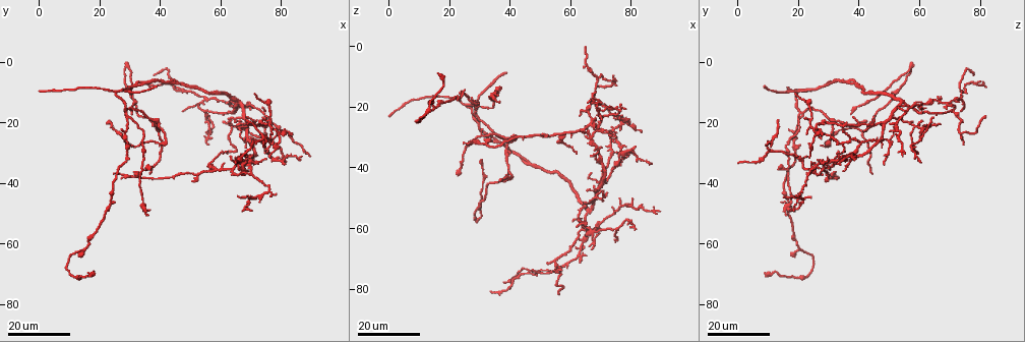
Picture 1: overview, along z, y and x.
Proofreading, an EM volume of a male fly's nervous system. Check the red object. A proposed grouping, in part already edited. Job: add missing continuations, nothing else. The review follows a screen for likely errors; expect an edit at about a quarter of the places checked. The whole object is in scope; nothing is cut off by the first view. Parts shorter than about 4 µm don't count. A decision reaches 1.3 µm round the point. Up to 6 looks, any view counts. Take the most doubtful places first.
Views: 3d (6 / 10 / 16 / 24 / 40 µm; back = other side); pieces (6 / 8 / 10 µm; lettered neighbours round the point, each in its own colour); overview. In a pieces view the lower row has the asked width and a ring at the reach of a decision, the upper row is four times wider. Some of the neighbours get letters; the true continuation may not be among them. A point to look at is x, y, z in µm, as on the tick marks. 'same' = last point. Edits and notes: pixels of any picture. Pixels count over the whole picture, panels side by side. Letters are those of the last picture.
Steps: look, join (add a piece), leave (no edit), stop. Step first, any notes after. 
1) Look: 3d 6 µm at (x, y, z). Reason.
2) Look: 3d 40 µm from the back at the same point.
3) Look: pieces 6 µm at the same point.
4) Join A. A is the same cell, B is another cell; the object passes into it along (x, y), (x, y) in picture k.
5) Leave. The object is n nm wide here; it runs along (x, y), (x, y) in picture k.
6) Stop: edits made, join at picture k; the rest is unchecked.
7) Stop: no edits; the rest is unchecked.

Look: 3d 16 µm at (25, 37, 32). Free end.

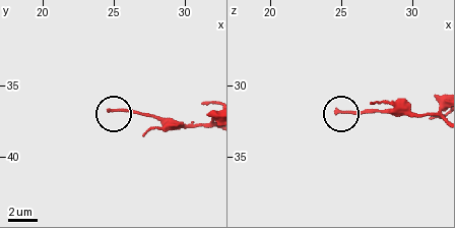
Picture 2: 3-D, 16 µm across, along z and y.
Look: pieces 6 µm at (24.6, 36.8, 31.8).

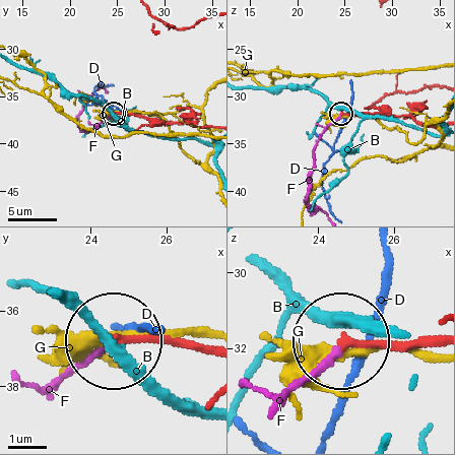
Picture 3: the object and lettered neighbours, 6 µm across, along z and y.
Join F. F is the same cell, B, D and G are other cells; the object passes into it along (437, 343), (349, 346), (275, 411) in picture 3; the cell continues.

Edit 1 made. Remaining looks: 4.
Look: overview.

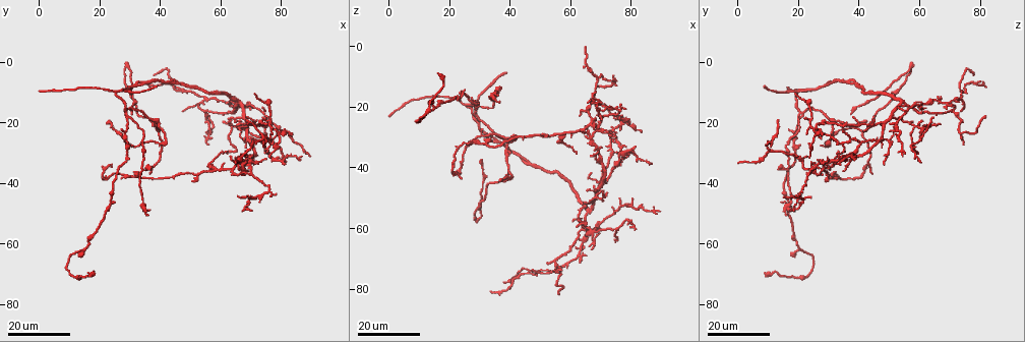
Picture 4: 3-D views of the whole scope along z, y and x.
Look: 3d 16 µm at (1, 10, 22). An open end.

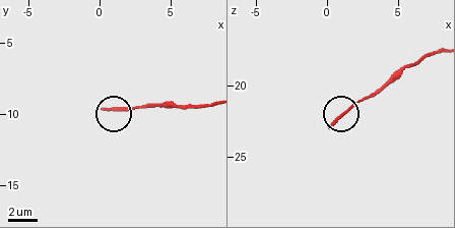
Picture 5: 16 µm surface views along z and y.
Look: pieces 6 µm at (0.4, 9.6, 23.0).

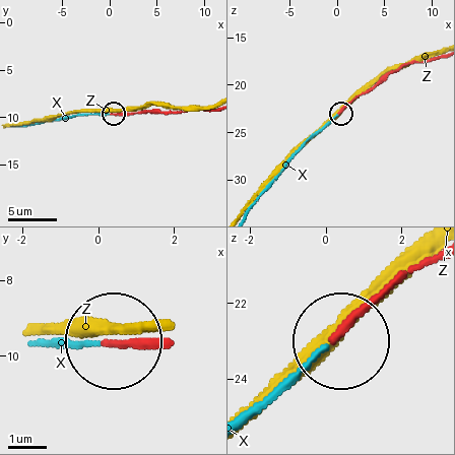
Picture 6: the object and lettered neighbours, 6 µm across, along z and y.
Join X. X is the same cell, Z is another cell; the object passes into it along (429, 260), (354, 309), (248, 415) in picture 6; the cell continues.

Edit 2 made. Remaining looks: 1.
Stop: edits made, join at picture 3, join at picture 6; the rest is unchecked.

